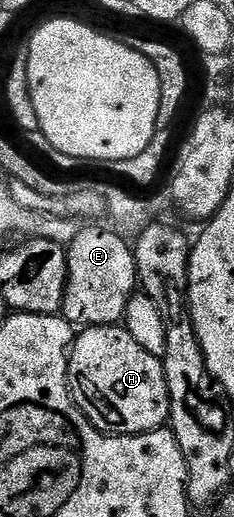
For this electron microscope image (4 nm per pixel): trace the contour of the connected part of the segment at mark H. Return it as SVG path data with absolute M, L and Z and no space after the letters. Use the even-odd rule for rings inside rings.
M102 324L98 328L82 328L75 335L74 342L70 346L68 378L70 379L70 393L76 402L76 406L90 419L92 426L96 426L101 432L115 436L139 436L145 432L154 432L156 429L163 427L170 419L170 395L168 394L168 382L162 369L161 359L148 354L148 350L144 350L144 346L140 346L140 342L136 342L136 338L132 338L132 334L128 334L125 327Z

